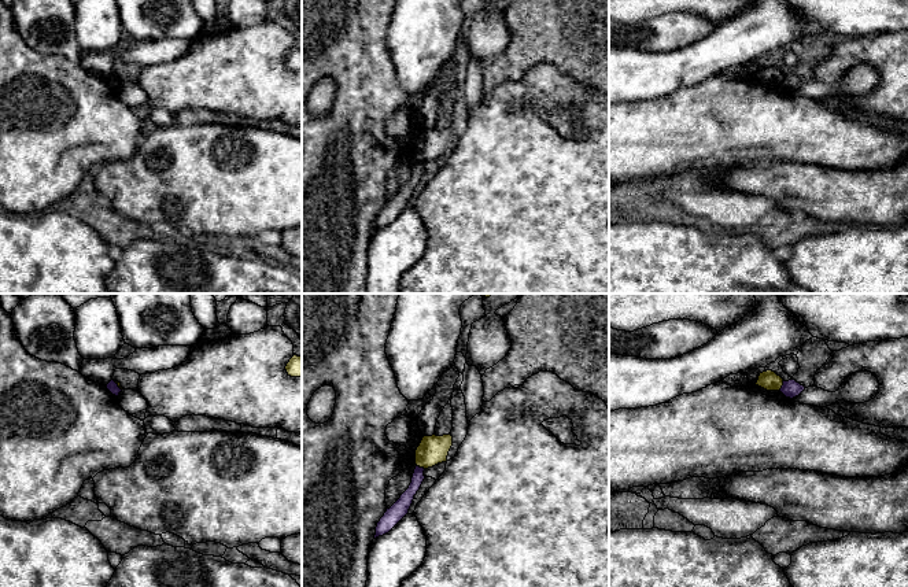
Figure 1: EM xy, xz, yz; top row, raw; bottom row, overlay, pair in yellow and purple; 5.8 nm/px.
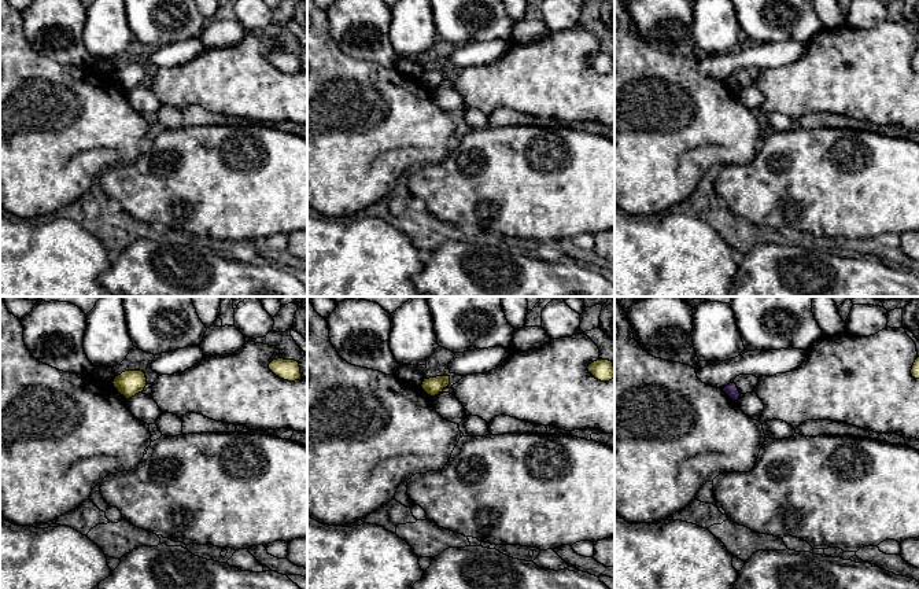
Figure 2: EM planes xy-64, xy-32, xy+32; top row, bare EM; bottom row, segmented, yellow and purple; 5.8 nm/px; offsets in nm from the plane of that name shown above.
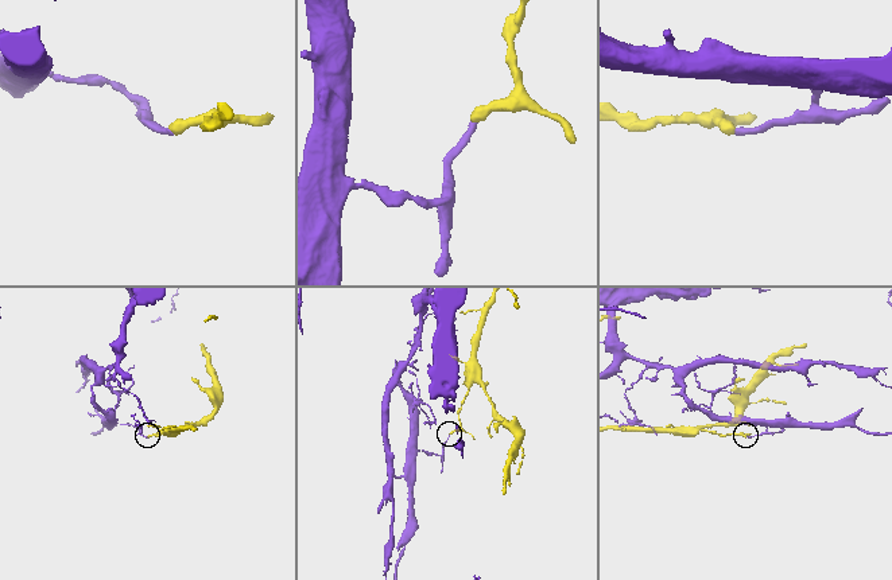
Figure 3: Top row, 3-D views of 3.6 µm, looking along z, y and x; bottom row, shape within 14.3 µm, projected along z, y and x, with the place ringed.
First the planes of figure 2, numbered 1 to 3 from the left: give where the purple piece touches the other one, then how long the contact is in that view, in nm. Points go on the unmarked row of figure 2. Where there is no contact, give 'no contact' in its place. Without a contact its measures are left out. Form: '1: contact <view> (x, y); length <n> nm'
1: no contact
2: no contact
3: no contact

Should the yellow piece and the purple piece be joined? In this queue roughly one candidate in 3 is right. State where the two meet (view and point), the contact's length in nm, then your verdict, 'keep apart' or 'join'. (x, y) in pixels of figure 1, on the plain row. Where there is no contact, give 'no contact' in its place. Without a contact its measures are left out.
meets yellow in yz at (782, 77); contact 70 nm long; keep apart

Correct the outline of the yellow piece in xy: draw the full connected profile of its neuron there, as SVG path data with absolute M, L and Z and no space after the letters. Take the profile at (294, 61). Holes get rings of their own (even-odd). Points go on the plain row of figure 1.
M294 48L285 59L288 69L302 70L302 49Z

